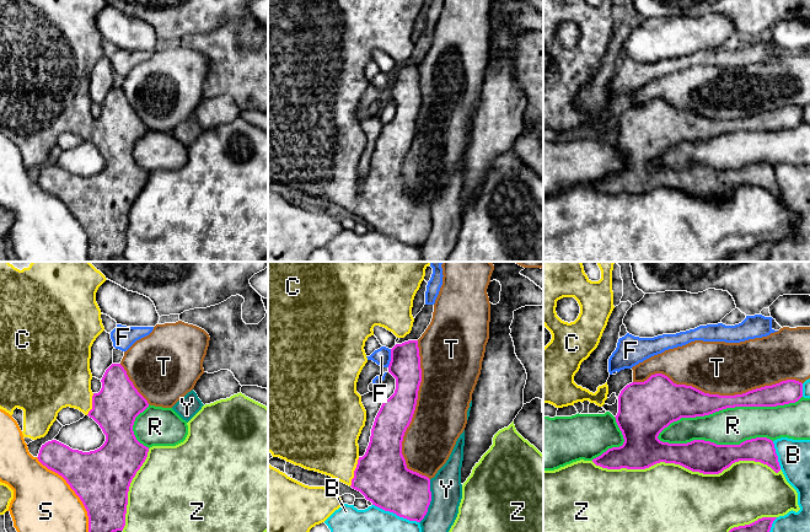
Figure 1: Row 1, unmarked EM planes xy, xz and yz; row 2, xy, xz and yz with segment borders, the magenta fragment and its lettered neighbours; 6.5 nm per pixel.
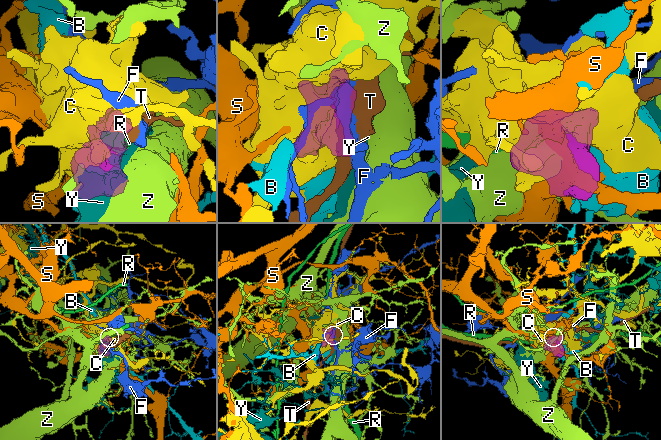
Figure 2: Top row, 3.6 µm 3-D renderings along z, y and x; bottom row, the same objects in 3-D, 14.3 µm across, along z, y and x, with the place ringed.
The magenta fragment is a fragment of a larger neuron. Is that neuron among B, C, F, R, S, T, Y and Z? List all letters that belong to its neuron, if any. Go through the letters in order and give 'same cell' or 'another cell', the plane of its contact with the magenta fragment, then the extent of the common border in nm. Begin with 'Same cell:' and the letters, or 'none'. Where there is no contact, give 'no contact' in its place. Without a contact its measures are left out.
Same cell: C
B: another cell; meets magenta in xz; contact 320 nm long
C: same cell; meets magenta in xz; contact 200 nm long
F: another cell; meets magenta in xz; contact 120 nm long
R: another cell; meets magenta in yz; contact 1000 nm long
S: another cell; meets magenta in xy; contact 600 nm long
T: another cell; meets magenta in yz; contact 1100 nm long
Y: another cell; meets magenta in xz; contact 300 nm long
Z: another cell; meets magenta in yz; contact 1250 nm long

